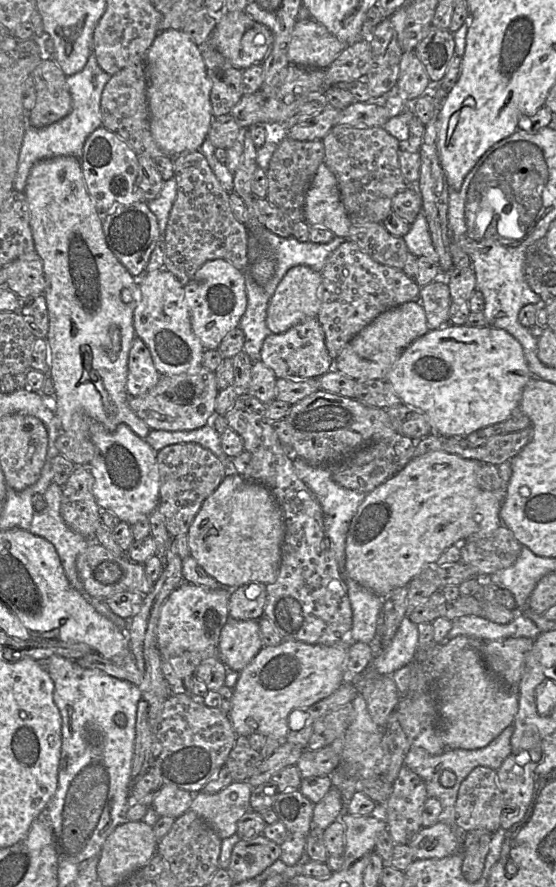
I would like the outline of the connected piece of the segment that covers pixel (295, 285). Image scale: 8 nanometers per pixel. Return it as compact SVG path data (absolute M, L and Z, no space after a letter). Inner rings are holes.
M306 265L290 268L279 282L271 297L266 315L266 324L271 334L281 334L309 318L318 318L322 301L321 273Z

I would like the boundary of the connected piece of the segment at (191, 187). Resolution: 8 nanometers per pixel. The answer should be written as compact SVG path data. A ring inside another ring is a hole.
M200 150L173 157L177 195L164 233L164 268L173 273L182 286L193 278L207 261L224 259L241 271L247 271L248 230L234 216L227 192Z

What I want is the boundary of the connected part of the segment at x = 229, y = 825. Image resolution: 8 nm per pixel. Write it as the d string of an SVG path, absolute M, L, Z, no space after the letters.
M235 782L221 791L209 794L200 791L193 796L189 811L205 820L221 840L231 837L237 831L239 819L250 808L253 787L247 782Z

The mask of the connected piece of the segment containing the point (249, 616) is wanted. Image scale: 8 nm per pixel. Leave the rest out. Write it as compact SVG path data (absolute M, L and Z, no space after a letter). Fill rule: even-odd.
M249 582L231 589L229 617L234 620L258 620L264 615L266 601L266 585L261 582Z

